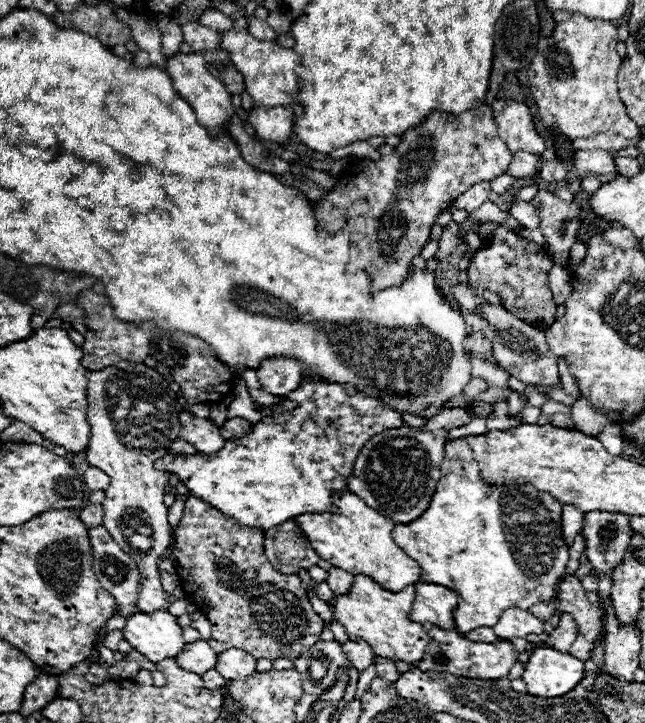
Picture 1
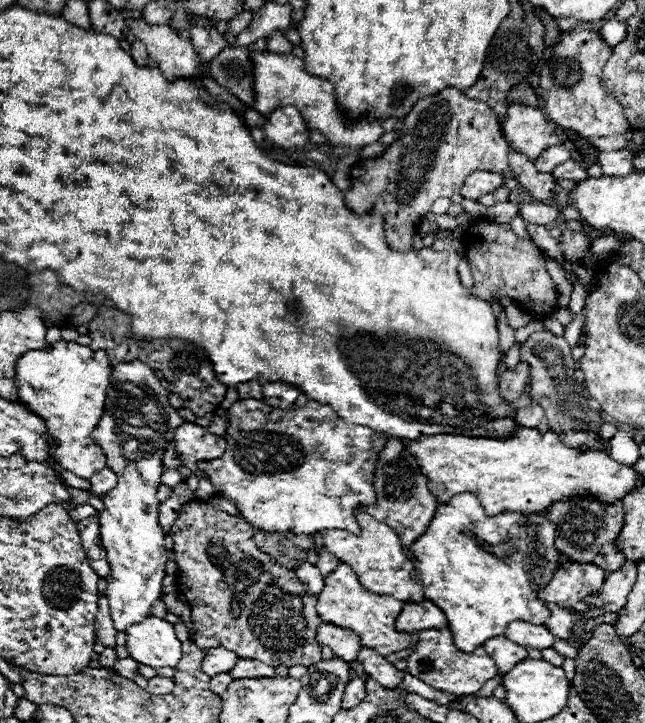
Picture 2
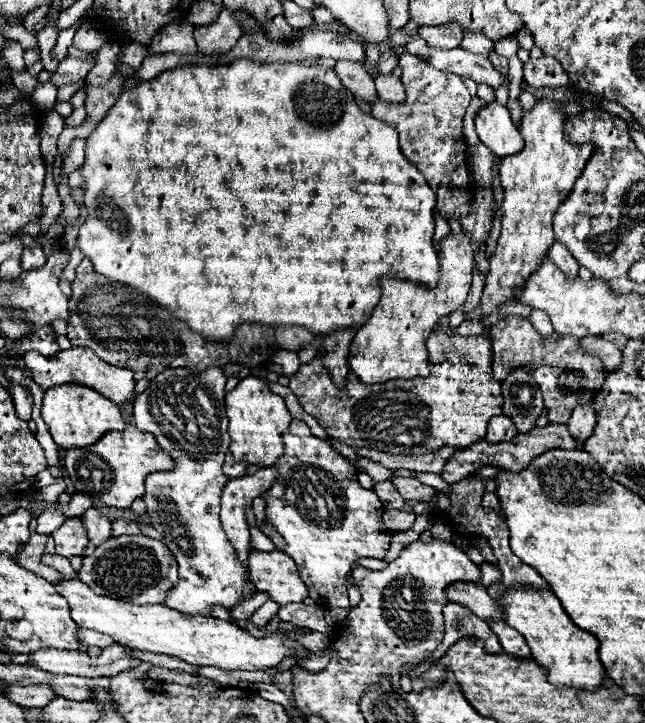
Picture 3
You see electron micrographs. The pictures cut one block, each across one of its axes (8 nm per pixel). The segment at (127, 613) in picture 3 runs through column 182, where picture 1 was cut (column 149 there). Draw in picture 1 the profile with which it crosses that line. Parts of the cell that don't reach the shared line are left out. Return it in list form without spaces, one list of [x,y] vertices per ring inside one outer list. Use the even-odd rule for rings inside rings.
[[[156,610],[150,614],[136,612],[122,632],[124,640],[154,664],[166,658],[176,658],[180,648],[184,648],[182,628],[168,610]]]

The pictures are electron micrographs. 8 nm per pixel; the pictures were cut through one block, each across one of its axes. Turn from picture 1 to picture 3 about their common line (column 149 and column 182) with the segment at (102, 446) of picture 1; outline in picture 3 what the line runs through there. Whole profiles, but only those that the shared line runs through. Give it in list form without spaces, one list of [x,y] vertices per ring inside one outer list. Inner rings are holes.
[[[212,366],[204,372],[192,372],[190,368],[168,368],[160,372],[156,378],[150,380],[148,388],[136,398],[134,402],[134,424],[142,432],[150,432],[156,436],[160,448],[164,448],[174,458],[174,468],[166,472],[152,472],[146,476],[146,516],[150,518],[152,526],[162,534],[164,544],[172,550],[178,560],[180,580],[172,594],[166,600],[166,606],[184,612],[184,614],[202,614],[210,616],[214,606],[224,606],[232,610],[238,606],[244,596],[244,586],[252,586],[246,578],[246,570],[238,560],[236,550],[232,548],[222,522],[220,522],[220,494],[222,488],[228,484],[228,476],[222,472],[224,454],[230,446],[228,436],[228,418],[224,412],[224,368]]]

